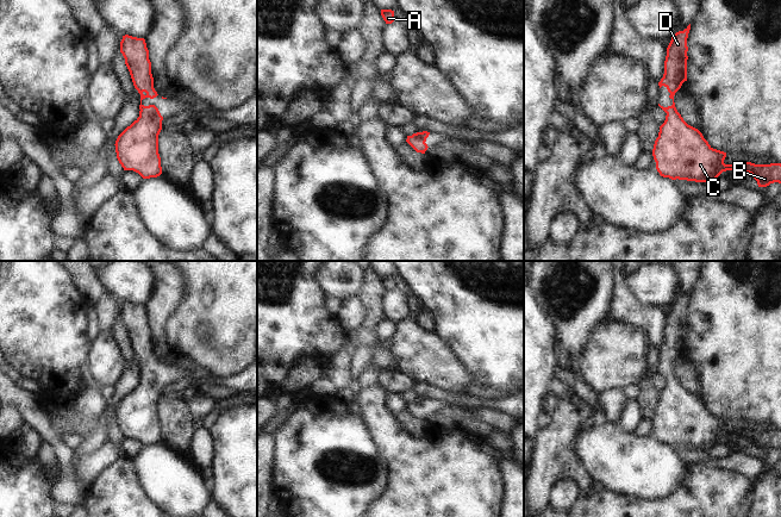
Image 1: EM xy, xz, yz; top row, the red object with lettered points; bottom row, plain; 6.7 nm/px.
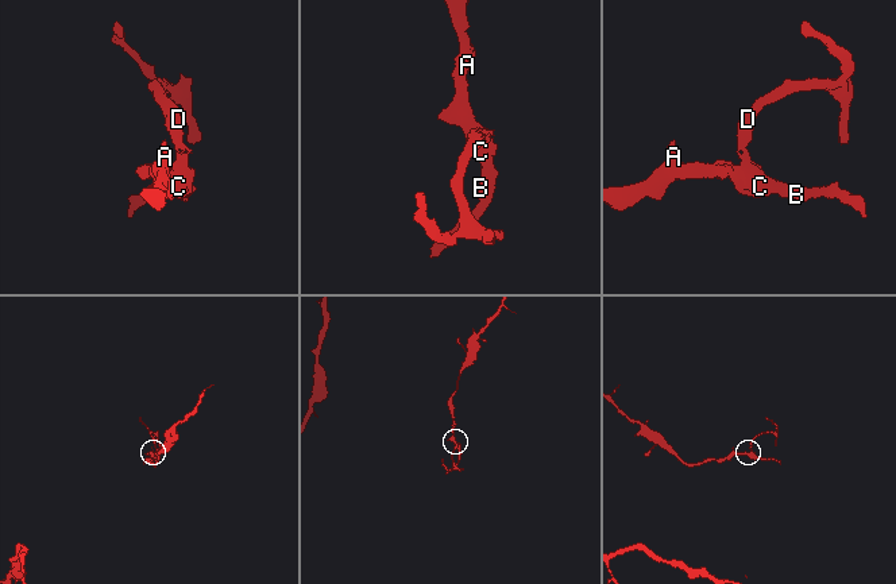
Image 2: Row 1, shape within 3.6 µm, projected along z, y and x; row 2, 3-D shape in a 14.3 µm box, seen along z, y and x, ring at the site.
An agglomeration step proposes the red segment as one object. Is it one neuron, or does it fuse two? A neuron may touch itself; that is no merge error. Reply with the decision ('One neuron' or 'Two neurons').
One neuron

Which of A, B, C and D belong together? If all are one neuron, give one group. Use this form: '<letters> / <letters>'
A B C D

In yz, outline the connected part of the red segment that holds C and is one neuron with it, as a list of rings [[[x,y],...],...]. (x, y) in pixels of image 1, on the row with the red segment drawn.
[[[691,24],[676,32],[667,48],[664,74],[658,82],[670,93],[673,105],[658,106],[667,113],[664,123],[660,126],[655,141],[652,156],[656,169],[663,177],[671,180],[687,180],[695,182],[714,182],[726,170],[749,173],[757,181],[758,187],[770,183],[781,183],[781,163],[755,164],[725,164],[726,152],[713,149],[702,133],[688,125],[677,112],[674,102],[675,93],[687,81],[687,38]]]

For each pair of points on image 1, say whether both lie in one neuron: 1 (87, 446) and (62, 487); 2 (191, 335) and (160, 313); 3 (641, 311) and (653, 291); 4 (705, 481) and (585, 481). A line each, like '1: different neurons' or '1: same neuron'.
1: different neurons
2: different neurons
3: different neurons
4: different neurons

